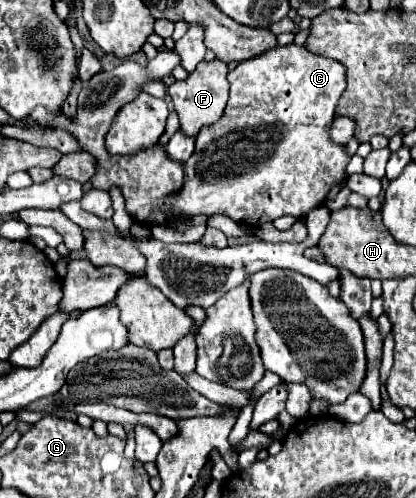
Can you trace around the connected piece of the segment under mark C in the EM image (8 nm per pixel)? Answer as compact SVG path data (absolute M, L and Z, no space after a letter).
M289 44L277 46L249 62L241 62L229 72L229 84L231 92L223 116L215 124L203 126L197 134L195 152L185 162L185 186L173 194L173 200L169 198L167 206L173 212L191 216L219 212L237 224L259 228L279 216L289 214L299 218L325 204L329 190L341 180L351 160L345 154L345 146L337 146L329 140L335 106L345 90L345 66L337 60L321 58L305 50L305 46Z

